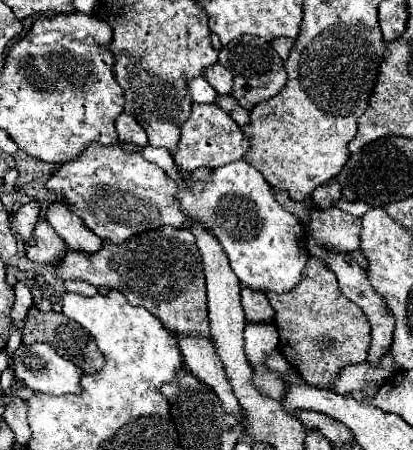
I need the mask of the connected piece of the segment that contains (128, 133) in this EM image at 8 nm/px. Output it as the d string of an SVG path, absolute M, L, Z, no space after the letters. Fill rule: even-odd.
M123 112L117 118L115 128L117 128L117 134L119 134L121 142L129 142L129 144L135 144L135 146L141 146L141 148L147 144L147 134L133 116Z

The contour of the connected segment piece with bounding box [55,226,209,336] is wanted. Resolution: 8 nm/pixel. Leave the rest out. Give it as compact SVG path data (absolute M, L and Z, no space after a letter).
M163 226L147 230L121 244L105 242L97 254L69 250L55 276L63 282L81 278L97 288L117 288L133 306L143 306L159 318L169 332L209 336L203 260L191 228Z

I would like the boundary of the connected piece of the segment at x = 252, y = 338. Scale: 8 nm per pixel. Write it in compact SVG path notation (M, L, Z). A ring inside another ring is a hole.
M247 324L245 328L245 354L251 364L261 364L261 358L267 358L275 352L279 344L277 328L273 324Z

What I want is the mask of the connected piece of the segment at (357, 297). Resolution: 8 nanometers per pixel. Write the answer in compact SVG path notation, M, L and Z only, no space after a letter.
M311 240L307 242L307 250L309 250L311 256L317 256L319 260L323 260L323 262L335 272L341 292L343 292L351 302L355 302L355 304L367 314L367 318L369 318L369 322L371 322L371 348L369 348L369 356L367 356L367 360L371 360L373 364L377 364L379 358L383 356L383 352L391 346L393 330L395 330L395 320L393 320L393 316L389 314L389 308L387 308L385 300L383 300L383 298L371 288L365 270L363 270L359 264L355 264L347 254L339 254L339 256L335 256L335 254L331 254L331 252L327 252L327 250L323 250L323 248L319 248L319 246L313 244Z

